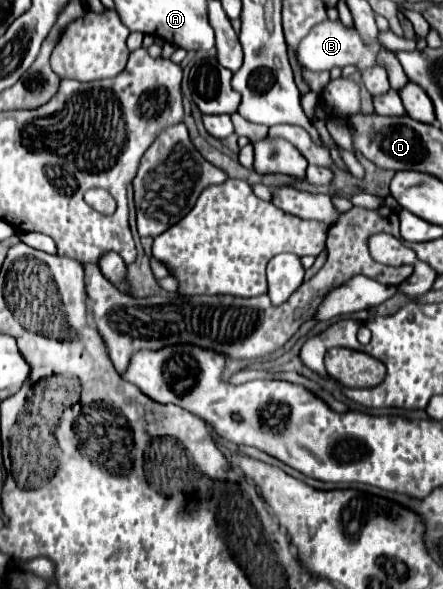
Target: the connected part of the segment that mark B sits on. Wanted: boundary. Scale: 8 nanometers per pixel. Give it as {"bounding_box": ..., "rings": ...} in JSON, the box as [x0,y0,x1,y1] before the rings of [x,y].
{"bounding_box":[297,19,383,71],"rings":[[[339,19],[335,21],[323,21],[311,29],[311,33],[299,43],[297,47],[297,61],[301,67],[311,71],[331,71],[333,67],[347,67],[355,65],[359,71],[371,69],[371,65],[379,65],[377,57],[381,53],[383,45],[377,41],[365,43],[357,31],[357,27],[345,27]]]}

